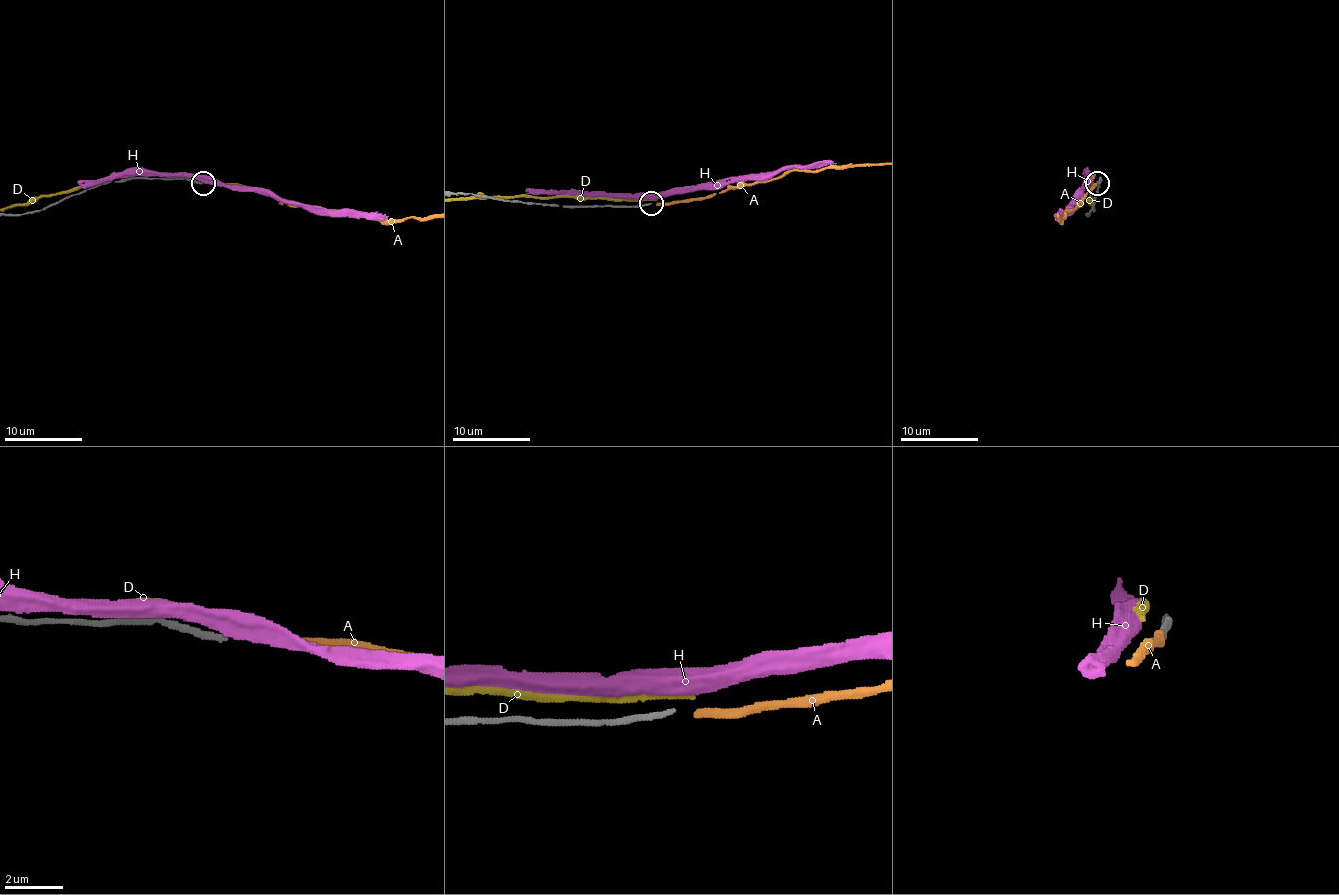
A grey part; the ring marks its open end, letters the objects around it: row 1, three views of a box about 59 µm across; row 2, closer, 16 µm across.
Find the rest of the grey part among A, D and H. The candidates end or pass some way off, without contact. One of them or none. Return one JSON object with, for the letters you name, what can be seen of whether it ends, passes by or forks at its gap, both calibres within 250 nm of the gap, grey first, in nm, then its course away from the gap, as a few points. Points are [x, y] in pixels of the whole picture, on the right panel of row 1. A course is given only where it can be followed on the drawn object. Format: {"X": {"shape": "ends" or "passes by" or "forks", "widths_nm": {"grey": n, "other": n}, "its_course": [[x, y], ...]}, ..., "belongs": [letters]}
{"belongs": []}

